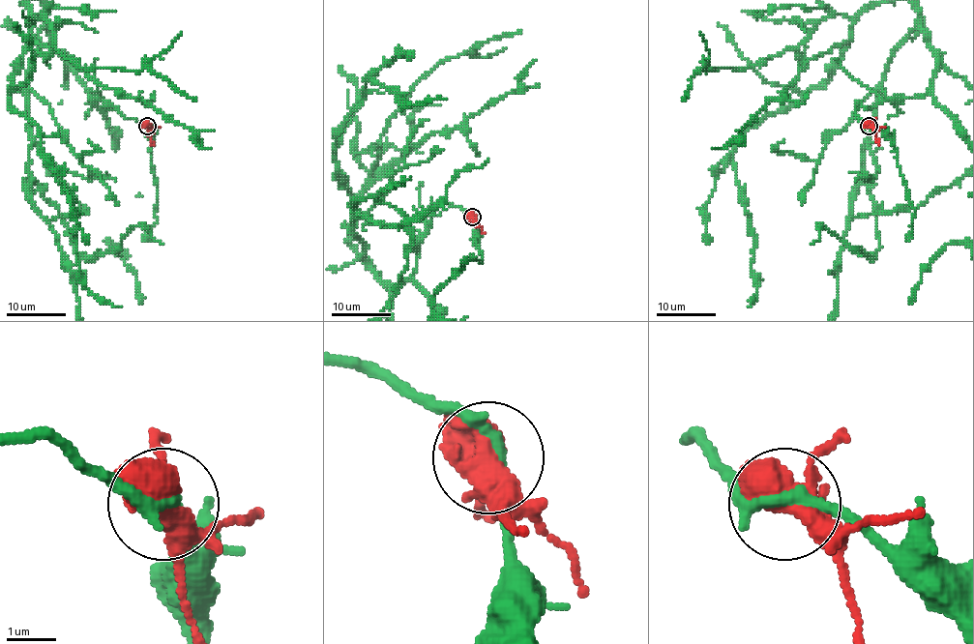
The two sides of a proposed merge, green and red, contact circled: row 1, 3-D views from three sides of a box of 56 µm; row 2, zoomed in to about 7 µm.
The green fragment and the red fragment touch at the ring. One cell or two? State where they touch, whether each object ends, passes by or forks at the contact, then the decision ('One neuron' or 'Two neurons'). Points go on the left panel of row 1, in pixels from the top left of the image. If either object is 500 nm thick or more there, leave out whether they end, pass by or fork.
Place: (147, 126). Two neurons

